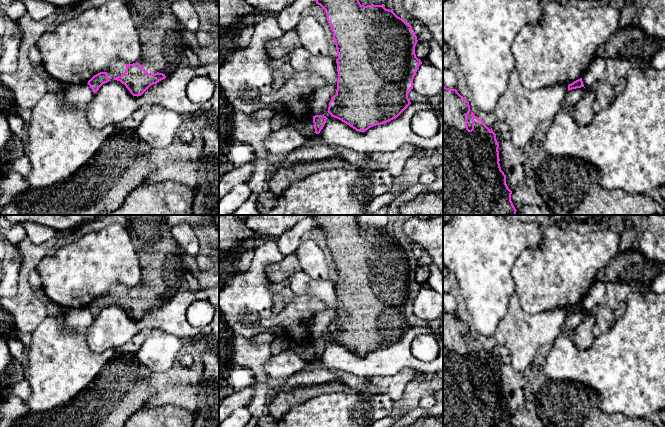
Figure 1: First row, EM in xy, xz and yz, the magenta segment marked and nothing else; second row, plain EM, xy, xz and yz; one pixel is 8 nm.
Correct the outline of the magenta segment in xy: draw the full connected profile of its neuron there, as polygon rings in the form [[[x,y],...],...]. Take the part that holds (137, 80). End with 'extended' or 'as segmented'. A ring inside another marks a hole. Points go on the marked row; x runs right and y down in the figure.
[[[125,0],[131,12],[141,44],[140,59],[133,64],[121,61],[111,63],[106,72],[94,75],[88,85],[94,93],[111,81],[117,80],[126,86],[133,96],[141,96],[151,85],[170,76],[184,63],[184,39],[182,25],[174,15],[168,0]]] | extended

